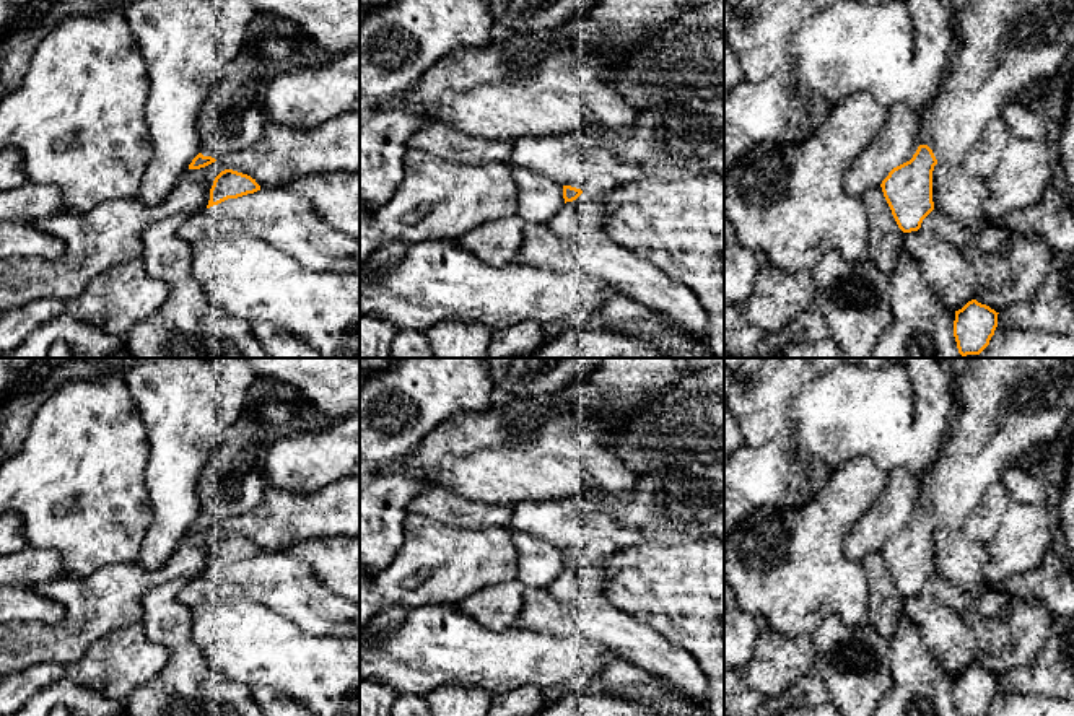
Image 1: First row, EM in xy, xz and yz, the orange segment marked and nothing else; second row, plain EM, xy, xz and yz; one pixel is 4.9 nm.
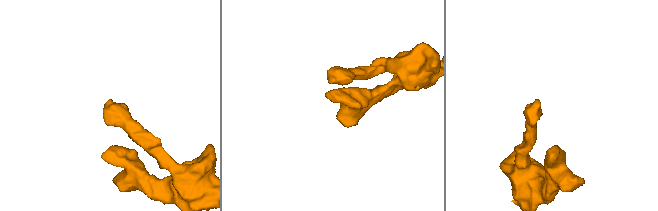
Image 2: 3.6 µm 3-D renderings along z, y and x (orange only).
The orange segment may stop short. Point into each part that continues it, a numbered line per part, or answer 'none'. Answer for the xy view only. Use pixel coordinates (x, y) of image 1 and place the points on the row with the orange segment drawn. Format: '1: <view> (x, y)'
1: xy (231, 119)

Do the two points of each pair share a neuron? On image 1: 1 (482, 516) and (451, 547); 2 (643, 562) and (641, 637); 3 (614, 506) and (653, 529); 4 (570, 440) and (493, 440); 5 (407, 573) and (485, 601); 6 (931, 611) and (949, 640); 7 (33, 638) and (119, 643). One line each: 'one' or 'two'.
1: two
2: two
3: one
4: one
5: two
6: one
7: two

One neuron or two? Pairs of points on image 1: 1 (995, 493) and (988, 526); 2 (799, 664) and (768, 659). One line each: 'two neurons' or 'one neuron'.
1: one neuron
2: one neuron

